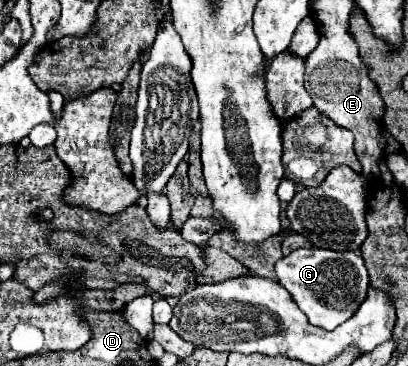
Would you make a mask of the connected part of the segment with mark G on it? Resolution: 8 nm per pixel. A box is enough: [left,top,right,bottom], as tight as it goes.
[276,248,368,330]

